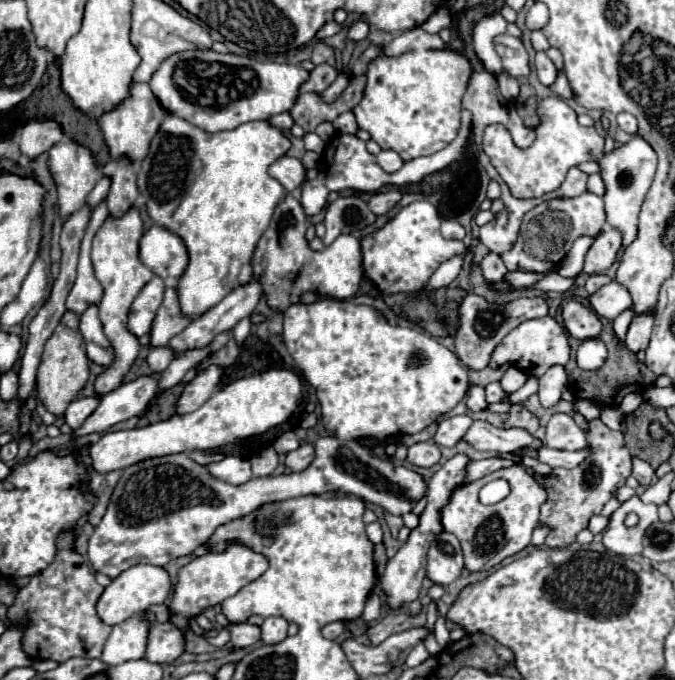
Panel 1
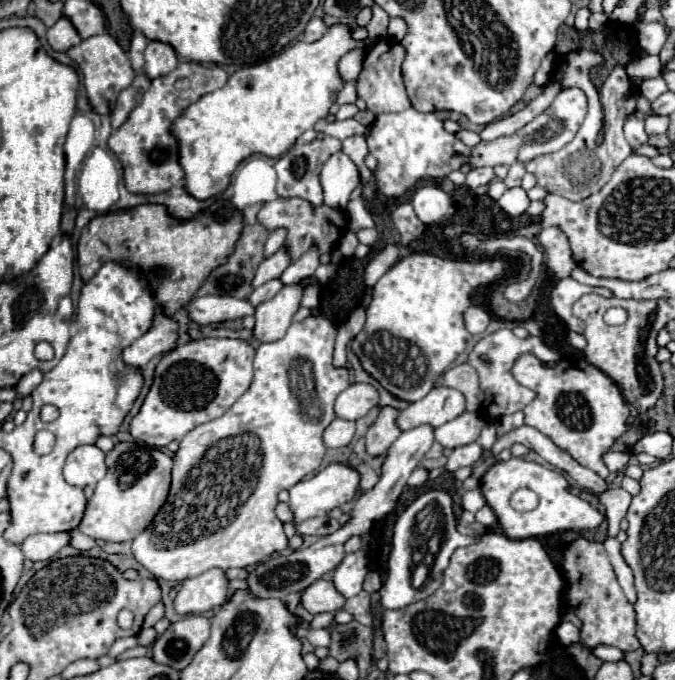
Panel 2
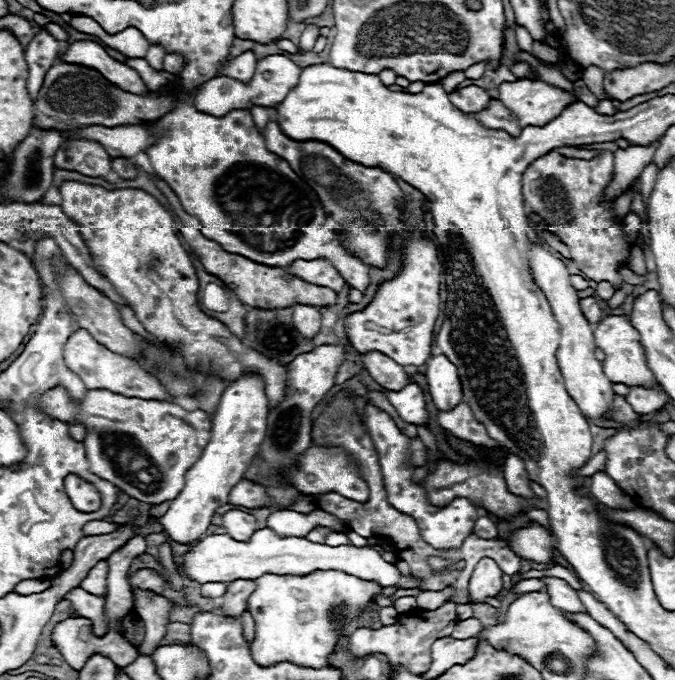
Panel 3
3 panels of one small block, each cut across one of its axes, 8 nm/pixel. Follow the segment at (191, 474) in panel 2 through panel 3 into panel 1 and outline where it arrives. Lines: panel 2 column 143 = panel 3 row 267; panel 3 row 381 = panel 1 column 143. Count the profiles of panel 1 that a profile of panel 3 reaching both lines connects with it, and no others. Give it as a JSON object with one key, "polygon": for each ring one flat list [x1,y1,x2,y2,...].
{"polygon":[[136,564,136,566,130,566,118,578,114,578,112,584,100,596,98,606,96,606,98,608,98,616,106,624,116,626,120,622,124,622,128,616,150,608,152,604,166,602,170,590,172,590,172,580,170,580,170,574,166,572,166,568,152,566,152,564]]}

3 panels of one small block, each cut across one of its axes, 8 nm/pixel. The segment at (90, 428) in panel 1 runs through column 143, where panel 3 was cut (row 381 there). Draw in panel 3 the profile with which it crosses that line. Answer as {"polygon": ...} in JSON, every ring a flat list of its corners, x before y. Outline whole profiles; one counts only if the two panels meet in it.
{"polygon":[[370,352,366,356,362,356,366,370,370,372,370,376,386,390,400,390,406,384,410,384,410,374,406,372,404,366,396,364,392,358,380,354,380,352]]}

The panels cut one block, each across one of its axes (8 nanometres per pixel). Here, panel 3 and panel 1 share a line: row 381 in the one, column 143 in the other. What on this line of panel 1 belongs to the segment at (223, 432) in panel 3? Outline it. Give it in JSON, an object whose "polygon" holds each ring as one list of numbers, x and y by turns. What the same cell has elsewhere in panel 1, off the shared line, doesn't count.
{"polygon":[[154,224,140,240,140,260,160,278,180,278,188,264,188,252,178,236]]}

